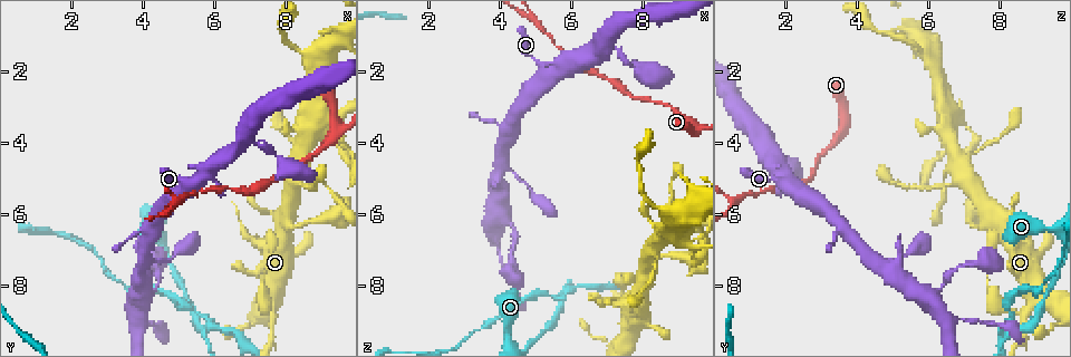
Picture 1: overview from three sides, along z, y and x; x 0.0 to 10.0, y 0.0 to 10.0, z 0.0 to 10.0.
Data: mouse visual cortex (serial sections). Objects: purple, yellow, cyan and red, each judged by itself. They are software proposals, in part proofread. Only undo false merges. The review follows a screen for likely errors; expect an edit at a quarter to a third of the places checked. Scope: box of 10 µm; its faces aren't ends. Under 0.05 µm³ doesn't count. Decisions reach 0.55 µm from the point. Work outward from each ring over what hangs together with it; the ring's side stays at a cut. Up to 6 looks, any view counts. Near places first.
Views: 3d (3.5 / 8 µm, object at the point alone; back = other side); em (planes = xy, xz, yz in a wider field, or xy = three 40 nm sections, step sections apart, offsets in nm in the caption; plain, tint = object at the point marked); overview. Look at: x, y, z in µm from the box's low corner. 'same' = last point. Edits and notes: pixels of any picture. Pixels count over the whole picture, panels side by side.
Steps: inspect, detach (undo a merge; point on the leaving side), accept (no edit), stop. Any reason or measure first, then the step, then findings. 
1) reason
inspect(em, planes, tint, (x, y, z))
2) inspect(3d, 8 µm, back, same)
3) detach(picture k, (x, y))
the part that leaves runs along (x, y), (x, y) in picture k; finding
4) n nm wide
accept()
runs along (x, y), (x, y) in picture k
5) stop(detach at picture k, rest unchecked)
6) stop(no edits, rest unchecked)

abrupt turn
inspect(3d, 3.5 µm, back, (5.75, 9.15, 8.30))

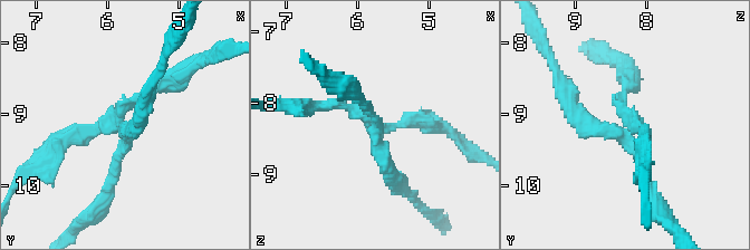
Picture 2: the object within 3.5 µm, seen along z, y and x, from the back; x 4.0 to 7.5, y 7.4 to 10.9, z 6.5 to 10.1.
4 arms; arms of 150, 150, 150, 200 nm; now the EM
inspect(em, xy, step 2, tint, (5.80, 9.15, 8.25))

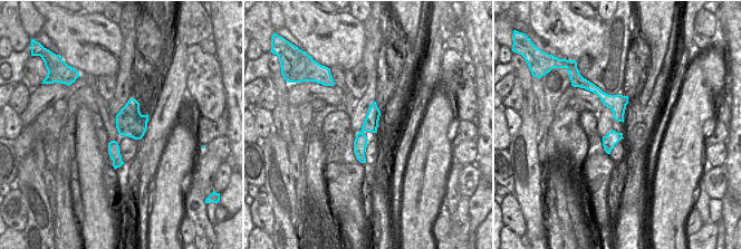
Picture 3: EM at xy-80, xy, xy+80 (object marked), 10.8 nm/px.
inspect(em, xy, step 5, tint, same)

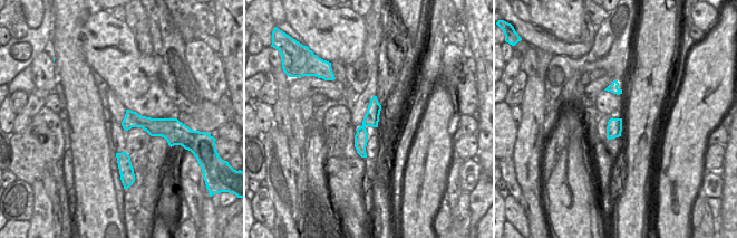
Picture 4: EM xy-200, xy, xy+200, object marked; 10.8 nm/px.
detach(picture 2, (85, 138))
the part that leaves runs along (627, 124), (622, 66) in picture 2; two cells meet here

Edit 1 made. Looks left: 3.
arms part here
inspect(3d, 3.5 µm, (7.55, 8.85, 8.70))

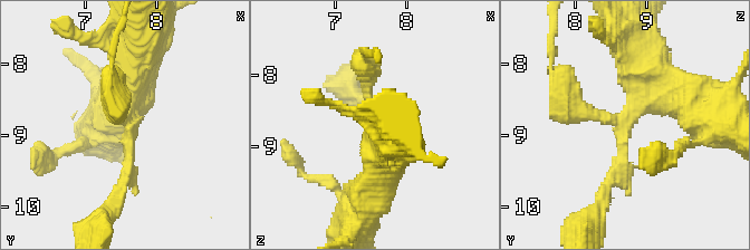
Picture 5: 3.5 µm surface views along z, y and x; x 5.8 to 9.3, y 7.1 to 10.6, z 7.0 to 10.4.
3 arms; arms of 150, 200, 450 nm; need the tissue
inspect(em, xy, step 3, tint, (7.65, 8.85, 8.70))

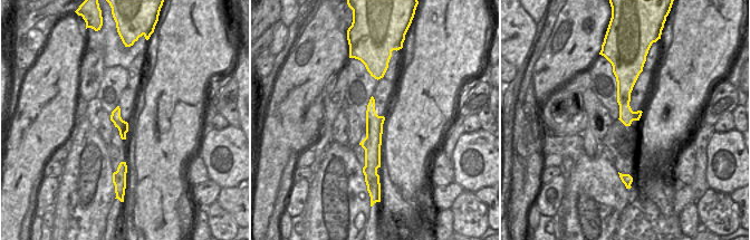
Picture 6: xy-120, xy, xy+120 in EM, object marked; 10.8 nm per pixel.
inspect(em, xy, step 5, tint, same)

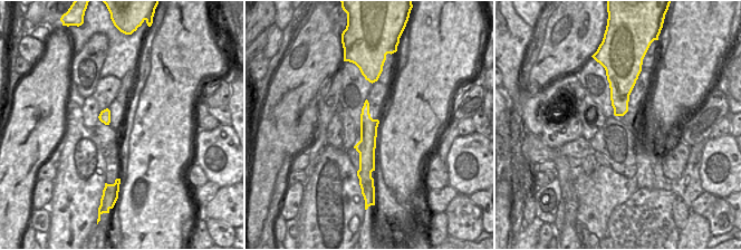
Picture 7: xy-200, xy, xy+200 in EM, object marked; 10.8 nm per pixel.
200 nm wide
accept()
runs along (633, 56), (642, 104), (625, 125), (565, 94) in picture 5; continuous, no second cell

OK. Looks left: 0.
stop(detach at picture 2, rest unchecked)

